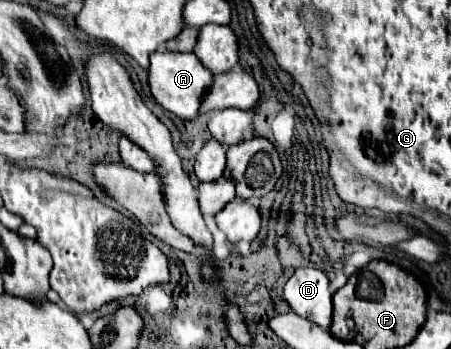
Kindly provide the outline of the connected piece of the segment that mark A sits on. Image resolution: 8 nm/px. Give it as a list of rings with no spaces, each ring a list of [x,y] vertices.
[[[154,52],[150,56],[150,76],[148,76],[150,92],[156,102],[168,112],[176,114],[182,120],[196,118],[200,112],[200,102],[204,102],[204,94],[208,94],[208,86],[212,86],[212,72],[196,58],[194,52]]]

